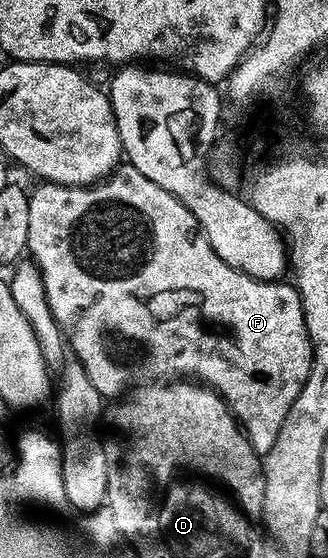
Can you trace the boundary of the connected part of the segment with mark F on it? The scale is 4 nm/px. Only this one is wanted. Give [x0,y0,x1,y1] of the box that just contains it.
[27,162,312,454]

